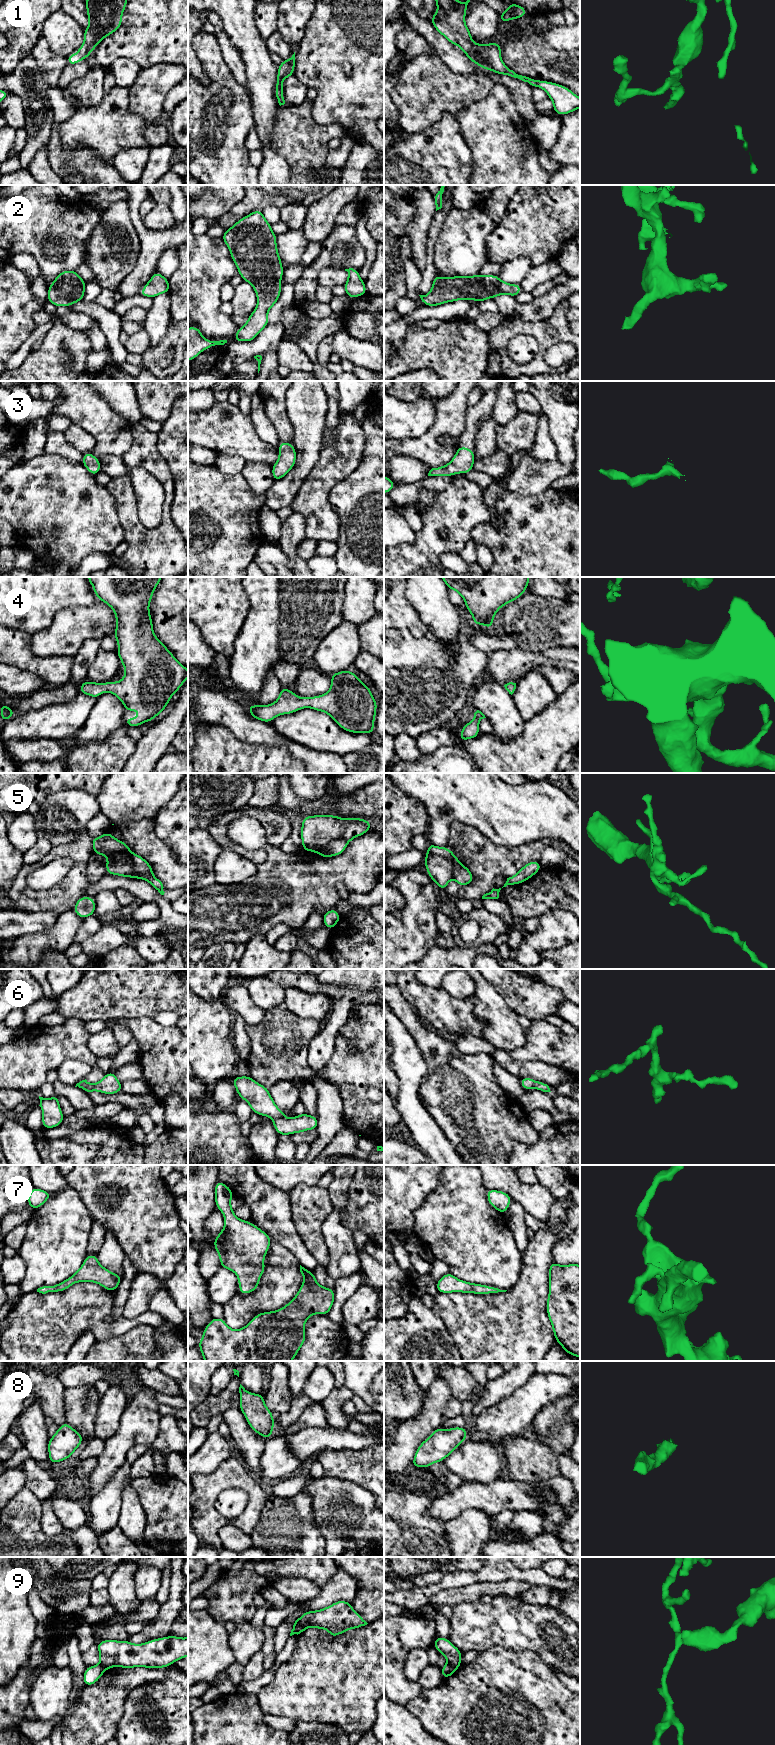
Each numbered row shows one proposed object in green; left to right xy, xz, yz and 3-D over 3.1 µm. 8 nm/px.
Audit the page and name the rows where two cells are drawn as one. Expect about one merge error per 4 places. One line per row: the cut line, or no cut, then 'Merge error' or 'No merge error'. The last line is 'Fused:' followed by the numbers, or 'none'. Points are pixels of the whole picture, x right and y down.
1: No split. No merge error
2: No split. No merge error
3: No split. No merge error
4: No split. No merge error
5: Split along xy (108, 856), (122, 852), (126, 853), (132, 863), (131, 877). Merge error
6: Split along xz (283, 1116), (273, 1120). Merge error
7: No split. No merge error
8: No split. No merge error
9: Split along yz (447, 1663), (457, 1668). Merge error
Fused: 5, 6, 9

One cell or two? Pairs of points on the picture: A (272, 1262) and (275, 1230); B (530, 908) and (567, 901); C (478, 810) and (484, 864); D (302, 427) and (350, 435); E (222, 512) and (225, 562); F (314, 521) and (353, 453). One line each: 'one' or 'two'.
A: two
B: one
C: two
D: two
E: one
F: one

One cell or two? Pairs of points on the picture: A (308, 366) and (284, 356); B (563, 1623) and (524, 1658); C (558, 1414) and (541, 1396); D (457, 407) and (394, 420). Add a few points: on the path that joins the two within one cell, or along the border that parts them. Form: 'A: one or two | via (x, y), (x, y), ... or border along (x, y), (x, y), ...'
A: one | via (302, 362), (290, 356)
B: two | border along (508, 1650), (532, 1650), (549, 1666)
C: two | border along (569, 1393), (545, 1404), (532, 1419)
D: two | border along (449, 393), (433, 401), (435, 419), (424, 433)

